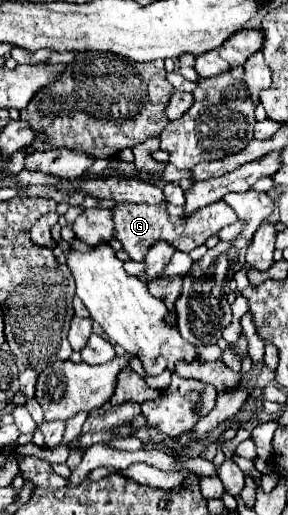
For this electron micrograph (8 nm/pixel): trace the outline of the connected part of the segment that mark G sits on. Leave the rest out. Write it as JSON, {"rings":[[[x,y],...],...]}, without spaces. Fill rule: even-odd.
{"rings":[[[216,201],[216,205],[208,205],[208,209],[200,209],[200,213],[192,213],[188,221],[180,221],[180,217],[166,213],[166,202],[160,205],[134,205],[134,203],[122,203],[114,207],[114,235],[122,243],[124,251],[130,255],[132,261],[144,261],[148,249],[160,241],[166,239],[170,245],[176,245],[178,251],[192,251],[206,243],[208,237],[216,235],[222,227],[236,223],[236,213],[230,209],[224,201]]]}

